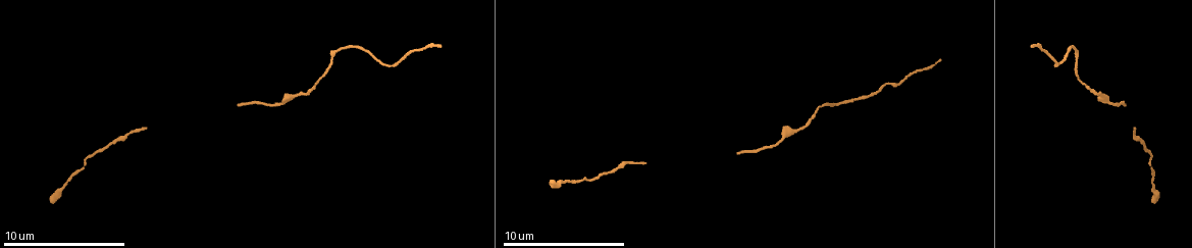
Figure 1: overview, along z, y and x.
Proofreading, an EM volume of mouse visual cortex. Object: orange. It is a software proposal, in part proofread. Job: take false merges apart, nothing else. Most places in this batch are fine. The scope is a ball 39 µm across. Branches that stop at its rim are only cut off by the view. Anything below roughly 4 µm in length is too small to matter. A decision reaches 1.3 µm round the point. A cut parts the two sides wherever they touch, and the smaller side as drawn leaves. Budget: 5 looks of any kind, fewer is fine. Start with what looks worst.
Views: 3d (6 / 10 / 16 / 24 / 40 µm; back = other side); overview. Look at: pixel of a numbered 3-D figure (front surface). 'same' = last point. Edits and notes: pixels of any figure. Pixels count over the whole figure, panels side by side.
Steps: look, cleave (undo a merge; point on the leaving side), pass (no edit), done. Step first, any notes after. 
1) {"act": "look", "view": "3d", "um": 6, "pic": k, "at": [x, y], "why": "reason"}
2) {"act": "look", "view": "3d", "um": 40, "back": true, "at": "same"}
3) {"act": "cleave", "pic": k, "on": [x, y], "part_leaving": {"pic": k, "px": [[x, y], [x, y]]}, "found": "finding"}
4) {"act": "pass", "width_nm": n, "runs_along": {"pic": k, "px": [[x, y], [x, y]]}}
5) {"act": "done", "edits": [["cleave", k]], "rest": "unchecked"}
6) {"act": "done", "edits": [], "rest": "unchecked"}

{"act": "look", "view": "3d", "um": 6, "pic": 1, "at": [301, 93], "why": "sudden change in width"}

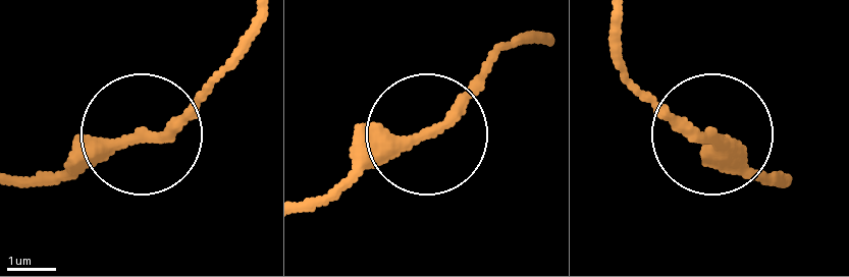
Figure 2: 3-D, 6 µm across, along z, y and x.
{"act": "pass", "found": "all the same neuron"}

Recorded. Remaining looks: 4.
{"act": "look", "view": "3d", "um": 10, "pic": 1, "at": [101, 149], "why": "sudden change in width"}

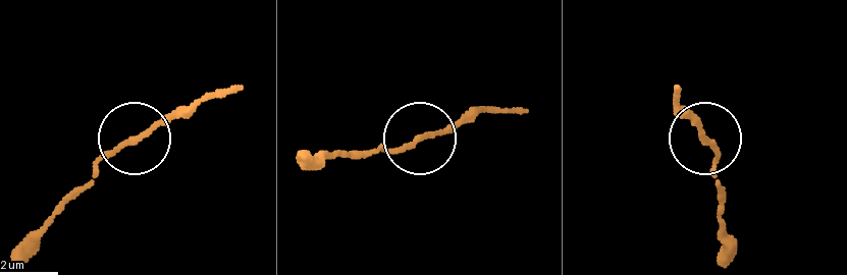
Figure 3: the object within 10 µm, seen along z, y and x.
{"act": "look", "view": "3d", "um": 10, "back": true, "pic": 3, "at": [140, 135]}

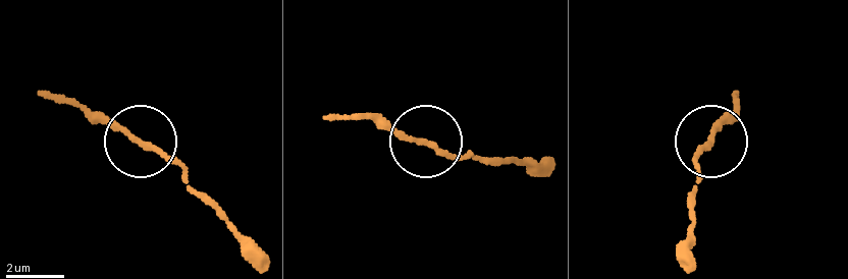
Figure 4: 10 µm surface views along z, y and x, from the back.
{"act": "pass", "found": "one neuron here"}

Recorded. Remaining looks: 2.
{"act": "look", "view": "3d", "um": 6, "pic": 1, "at": [389, 67], "why": "a narrow waist"}

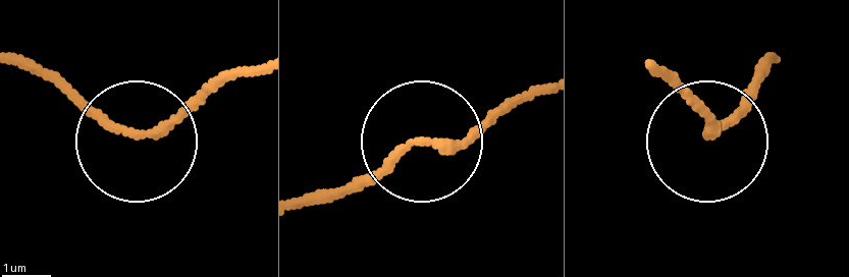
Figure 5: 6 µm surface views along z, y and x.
{"act": "pass", "runs_along": {"pic": 5, "px": [[773, 64], [704, 136], [668, 68]]}, "found": "one neuron here"}

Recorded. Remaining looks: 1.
{"act": "done", "edits": [], "rest": "unchecked"}

